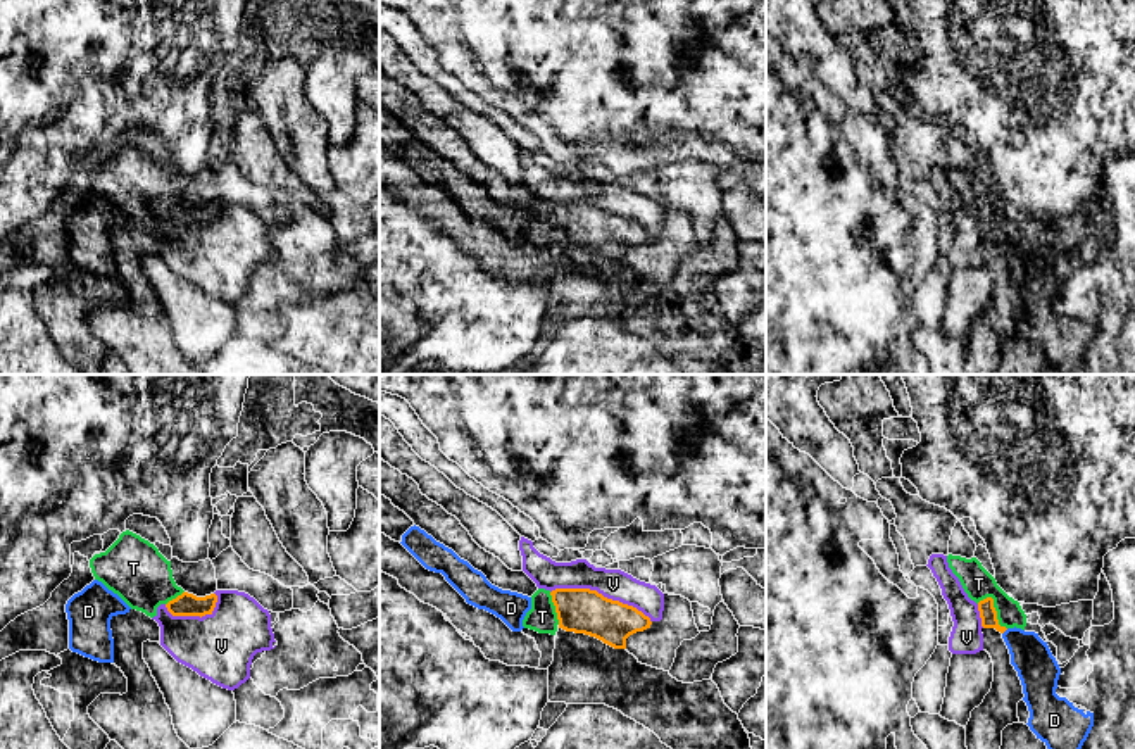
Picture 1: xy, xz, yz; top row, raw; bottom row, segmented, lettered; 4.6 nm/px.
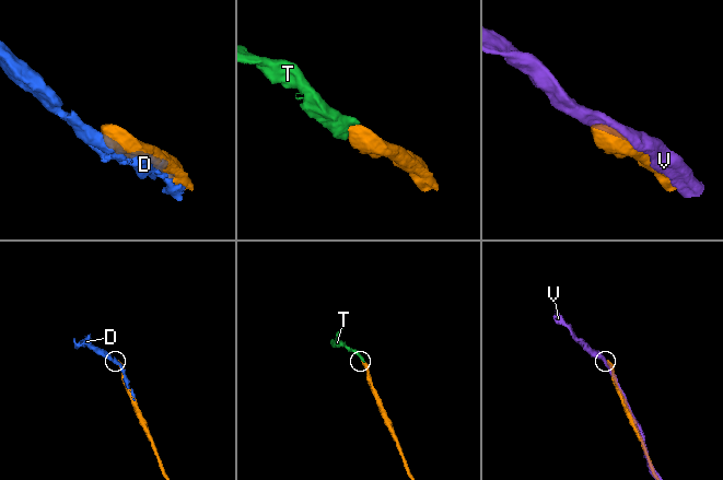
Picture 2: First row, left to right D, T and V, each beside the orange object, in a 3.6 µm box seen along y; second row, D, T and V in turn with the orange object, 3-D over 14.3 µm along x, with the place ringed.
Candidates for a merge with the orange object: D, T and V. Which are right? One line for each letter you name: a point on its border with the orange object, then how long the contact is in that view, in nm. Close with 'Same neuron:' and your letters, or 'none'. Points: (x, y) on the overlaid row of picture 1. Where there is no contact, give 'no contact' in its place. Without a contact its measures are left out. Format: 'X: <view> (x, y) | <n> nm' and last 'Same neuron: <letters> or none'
T: yz (994, 610) | 190 nm
Same neuron: T

